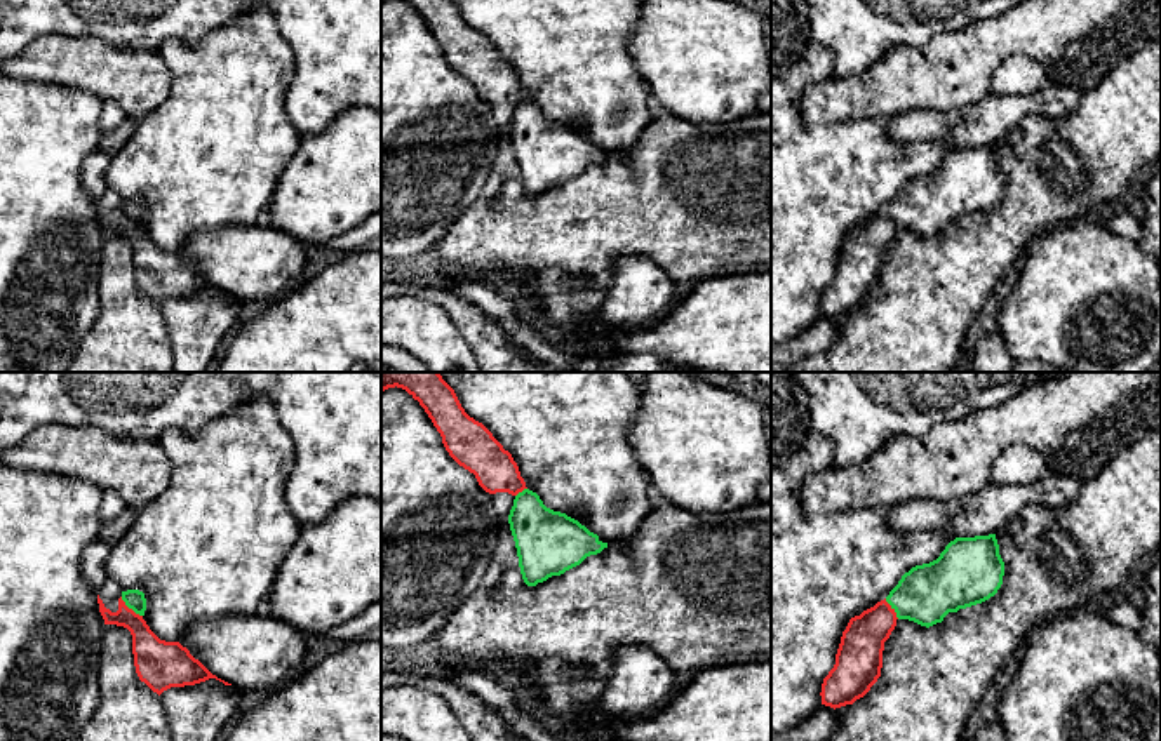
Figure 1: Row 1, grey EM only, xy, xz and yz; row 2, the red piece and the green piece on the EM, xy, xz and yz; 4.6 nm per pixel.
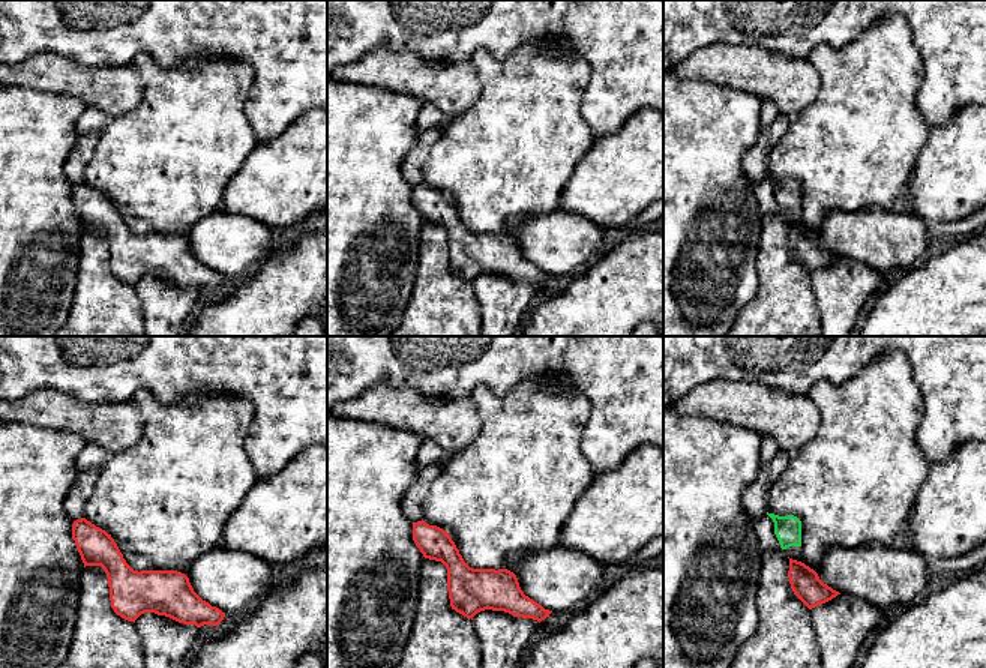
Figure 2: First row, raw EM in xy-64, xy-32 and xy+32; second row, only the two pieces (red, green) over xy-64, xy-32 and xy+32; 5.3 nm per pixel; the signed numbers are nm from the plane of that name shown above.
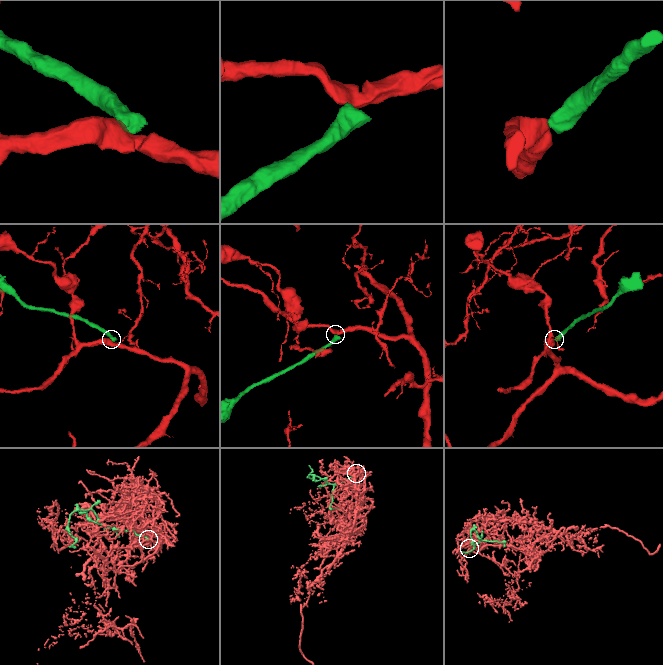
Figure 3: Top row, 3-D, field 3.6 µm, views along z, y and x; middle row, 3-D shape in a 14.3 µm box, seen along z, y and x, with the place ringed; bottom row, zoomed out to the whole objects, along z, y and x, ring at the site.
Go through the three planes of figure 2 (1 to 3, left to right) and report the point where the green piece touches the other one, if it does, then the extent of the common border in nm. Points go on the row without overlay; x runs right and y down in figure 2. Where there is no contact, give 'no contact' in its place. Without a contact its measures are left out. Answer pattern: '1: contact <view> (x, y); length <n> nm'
1: no contact
2: no contact
3: no contact

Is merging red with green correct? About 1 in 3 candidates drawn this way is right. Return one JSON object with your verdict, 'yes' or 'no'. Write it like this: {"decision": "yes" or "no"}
{"decision": "no"}

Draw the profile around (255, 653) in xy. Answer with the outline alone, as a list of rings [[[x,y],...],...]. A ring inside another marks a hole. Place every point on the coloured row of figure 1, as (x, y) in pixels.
[[[265,611],[193,623],[179,640],[212,675],[244,691],[275,691],[299,677],[308,638]]]

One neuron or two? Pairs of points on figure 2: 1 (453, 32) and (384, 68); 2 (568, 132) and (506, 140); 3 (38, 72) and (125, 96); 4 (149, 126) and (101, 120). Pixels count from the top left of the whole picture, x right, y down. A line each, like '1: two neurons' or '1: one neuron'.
1: two neurons
2: one neuron
3: one neuron
4: two neurons

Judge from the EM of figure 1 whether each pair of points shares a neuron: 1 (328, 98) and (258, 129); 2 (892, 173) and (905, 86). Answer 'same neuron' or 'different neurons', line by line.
1: different neurons
2: different neurons

